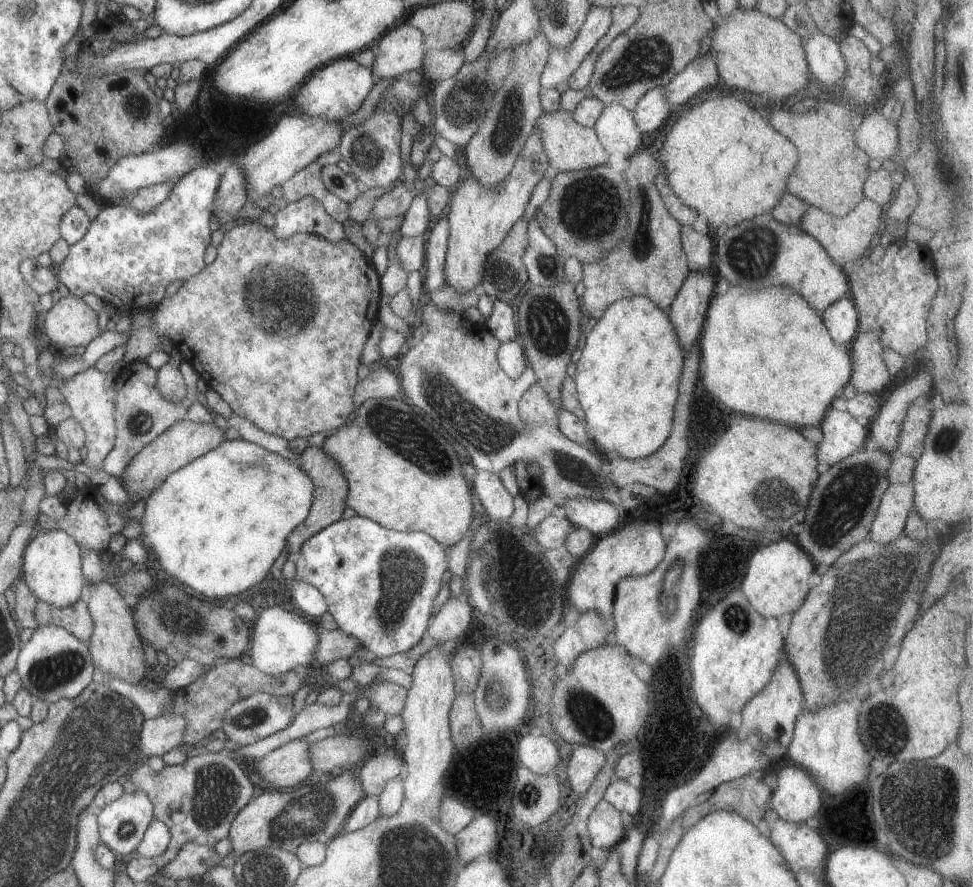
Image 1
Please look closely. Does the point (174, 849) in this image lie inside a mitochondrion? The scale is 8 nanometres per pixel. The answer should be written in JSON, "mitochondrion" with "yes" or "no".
{"mitochondrion":"no"}

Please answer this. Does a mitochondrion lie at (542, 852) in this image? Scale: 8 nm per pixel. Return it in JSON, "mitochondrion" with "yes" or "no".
{"mitochondrion":"no"}

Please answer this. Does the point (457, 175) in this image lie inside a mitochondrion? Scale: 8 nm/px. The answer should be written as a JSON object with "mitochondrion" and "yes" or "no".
{"mitochondrion":"no"}

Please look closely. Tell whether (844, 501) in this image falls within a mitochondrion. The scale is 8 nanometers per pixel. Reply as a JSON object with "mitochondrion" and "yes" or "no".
{"mitochondrion":"yes"}

